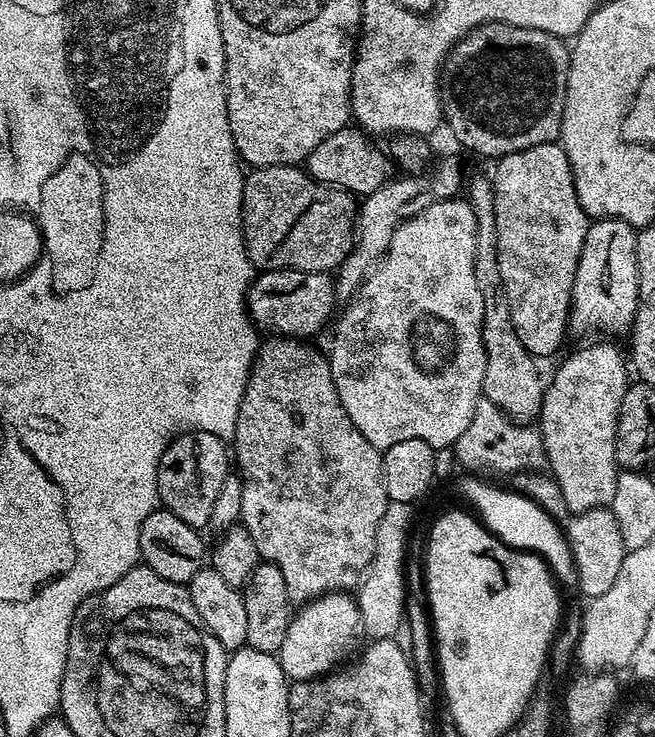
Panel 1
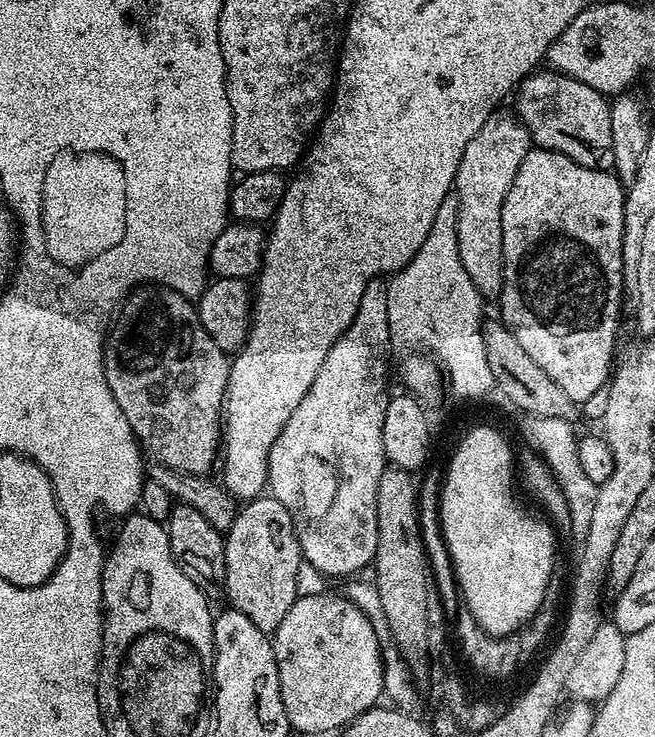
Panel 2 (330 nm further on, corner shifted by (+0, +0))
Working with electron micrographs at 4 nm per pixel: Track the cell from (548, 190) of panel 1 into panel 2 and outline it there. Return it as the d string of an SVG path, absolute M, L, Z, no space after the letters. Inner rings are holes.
M533 147L532 151L522 158L522 166L518 166L518 174L514 174L514 182L506 194L506 202L502 202L502 250L504 251L504 285L500 287L498 303L500 303L499 319L518 338L519 345L566 390L571 400L583 402L596 391L609 383L610 373L614 368L612 351L616 348L616 327L622 317L624 302L624 271L622 270L622 238L624 237L624 193L625 185L616 179L611 171L603 172L586 166L578 166L565 154L552 152L549 149Z

